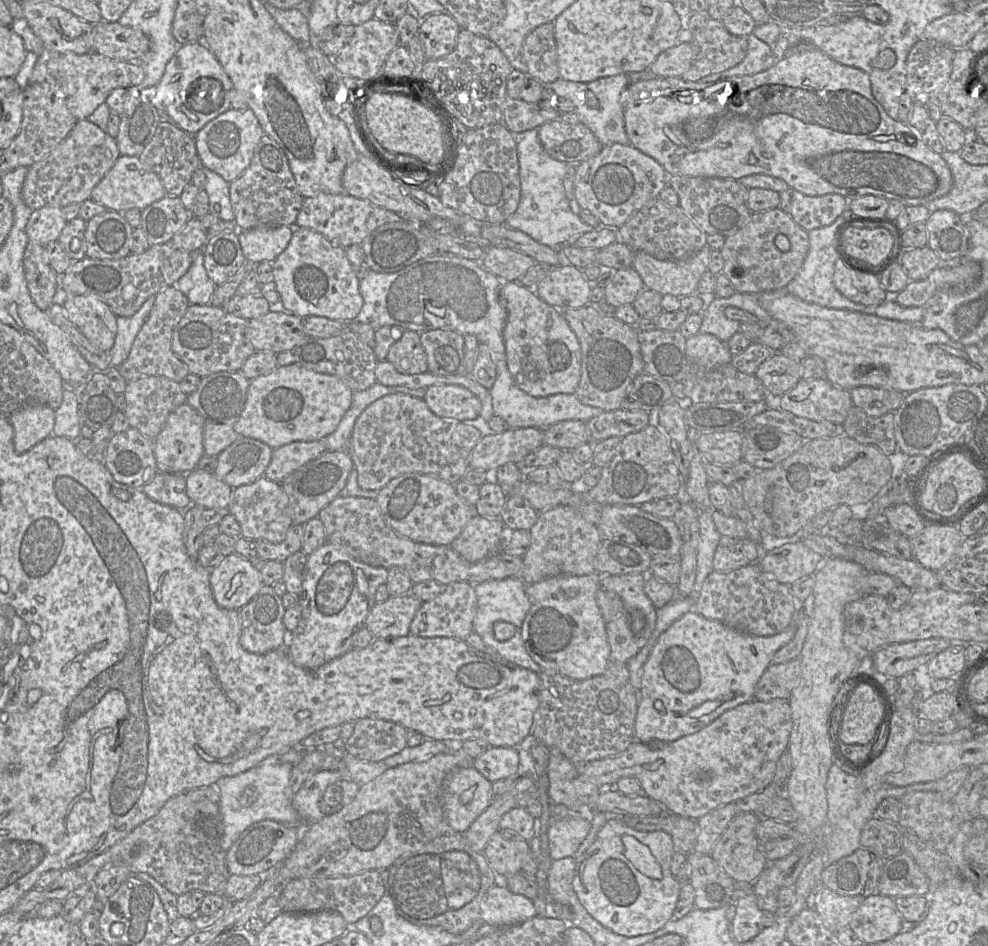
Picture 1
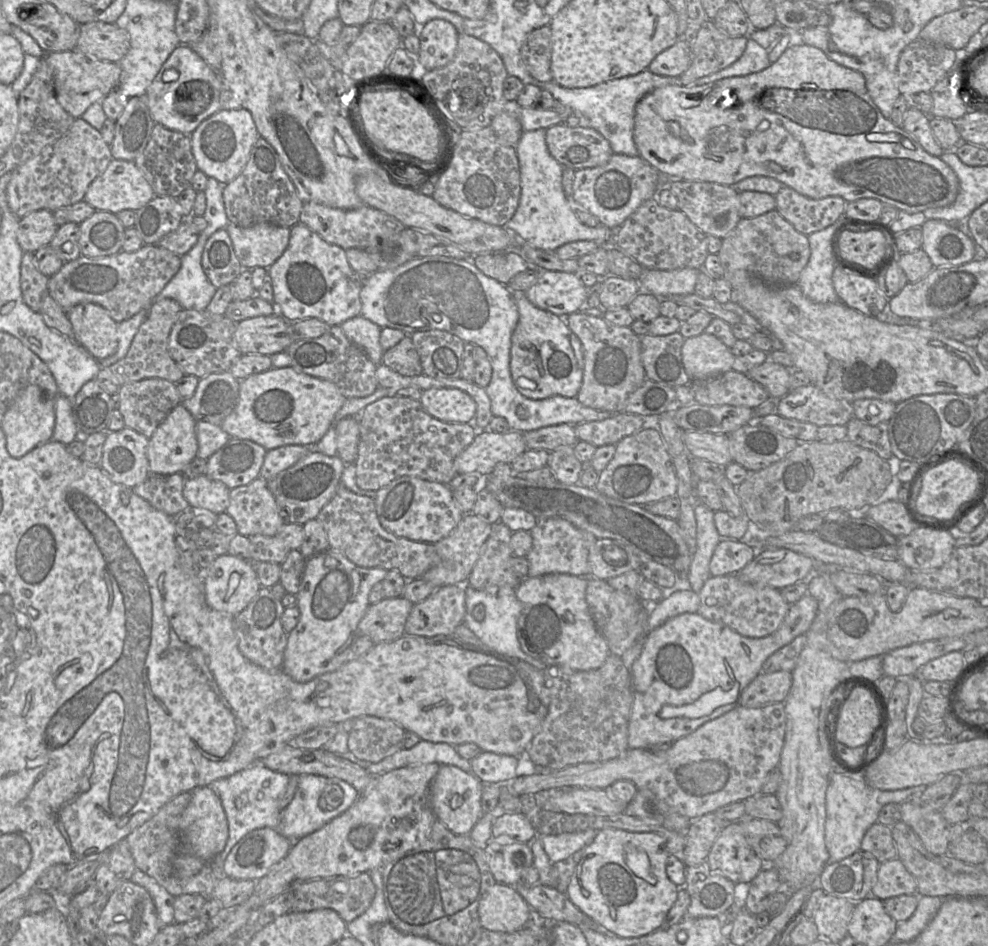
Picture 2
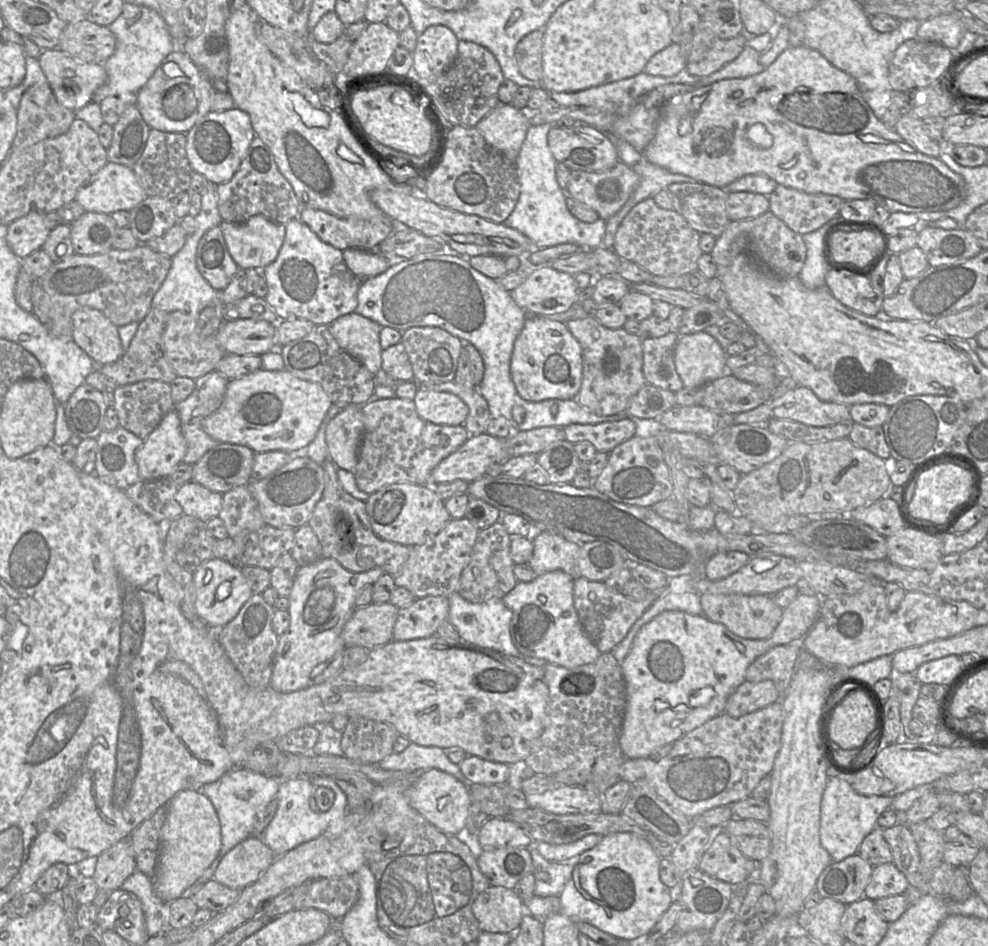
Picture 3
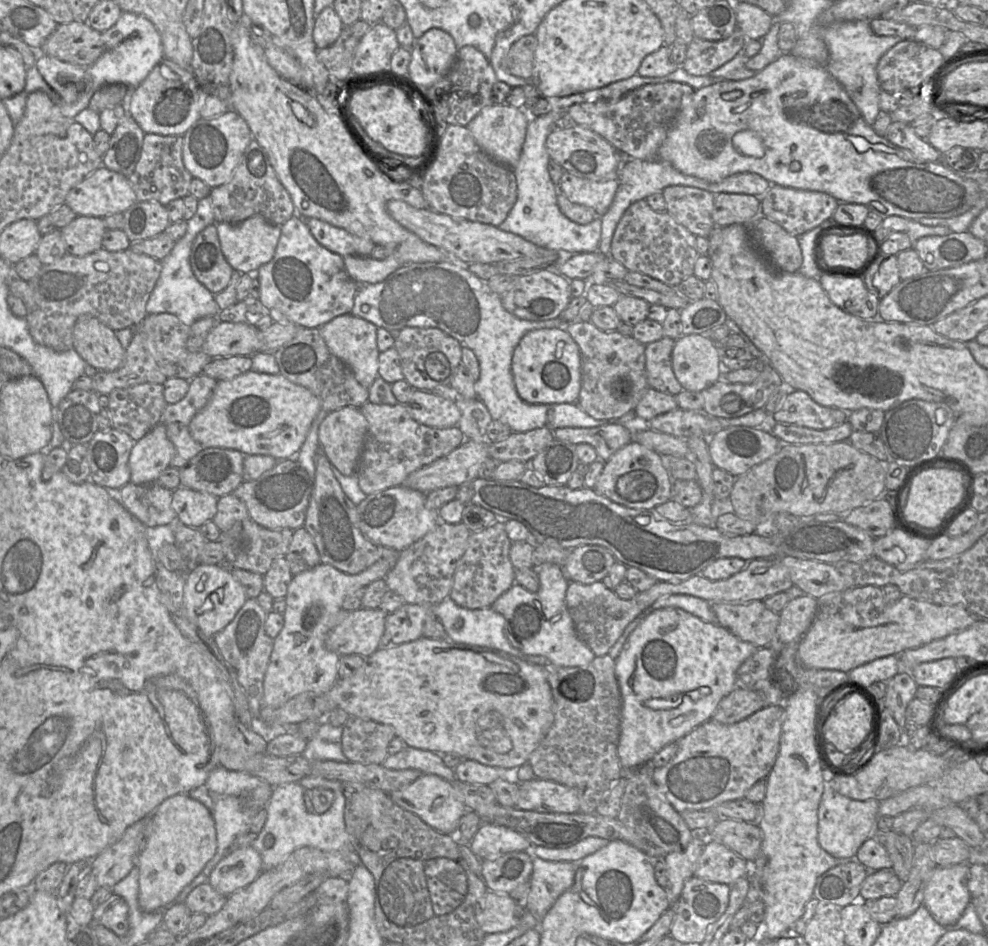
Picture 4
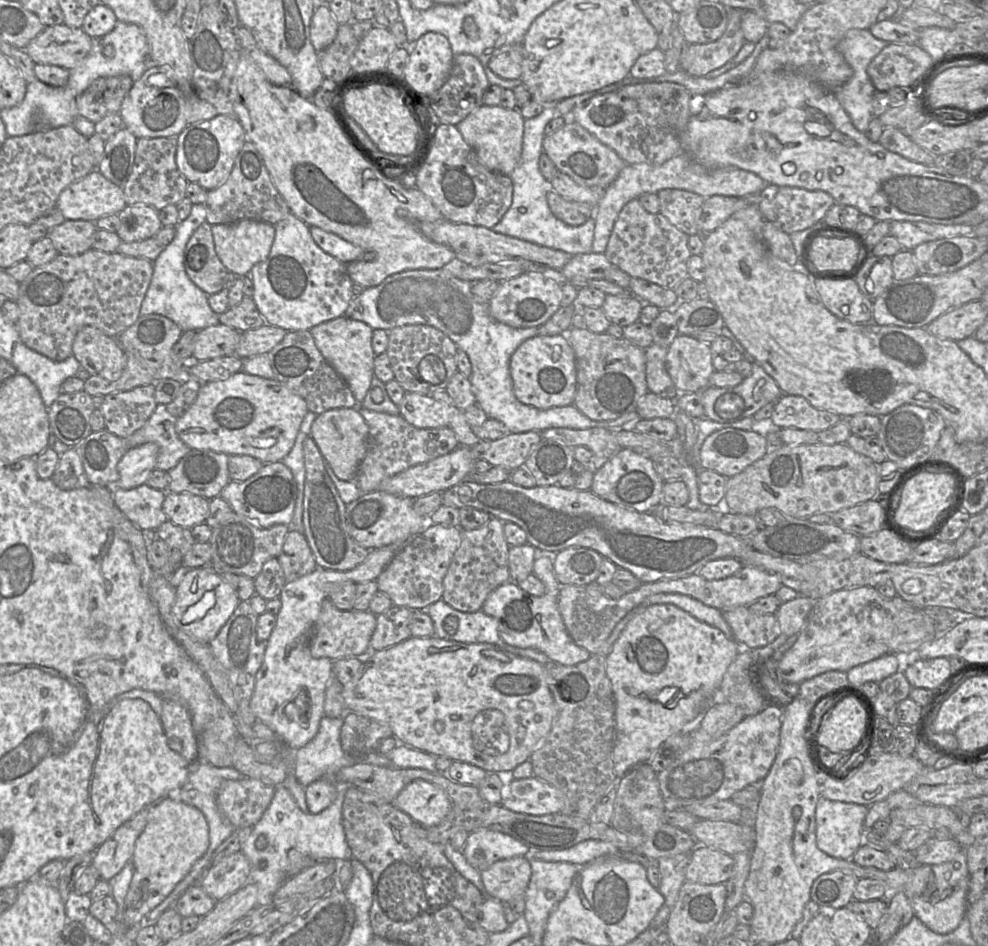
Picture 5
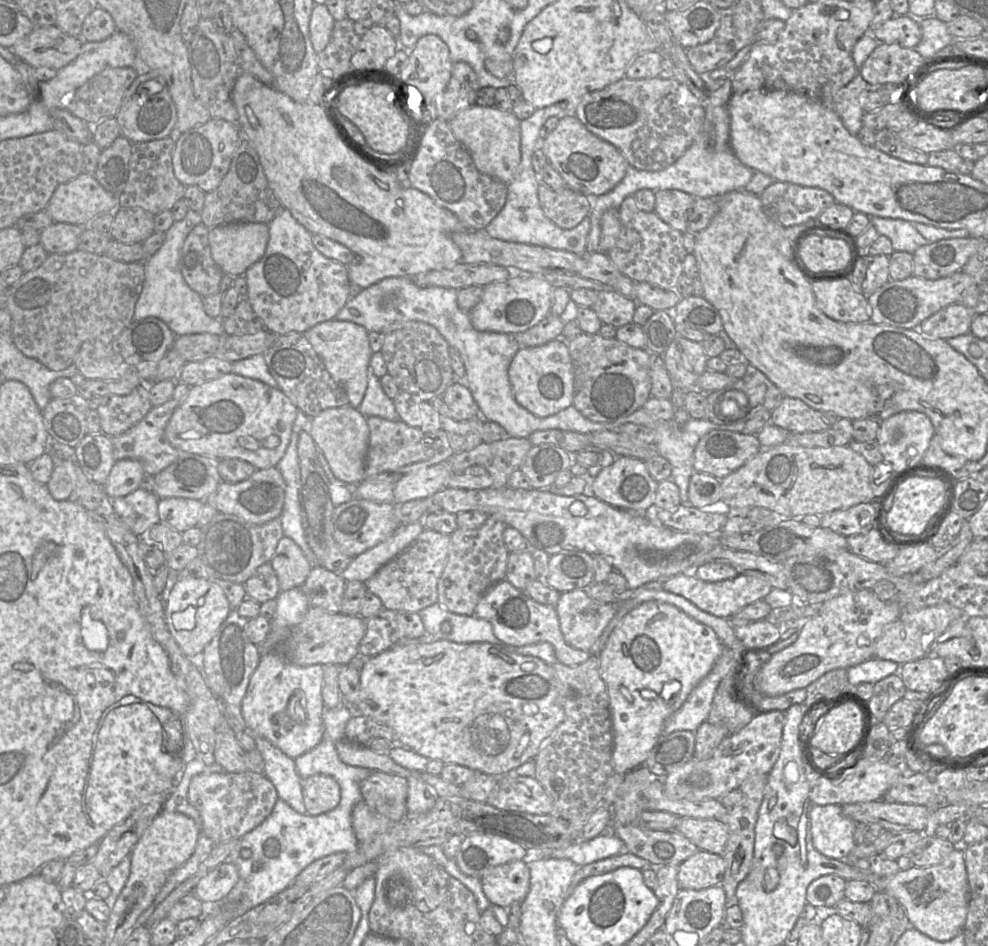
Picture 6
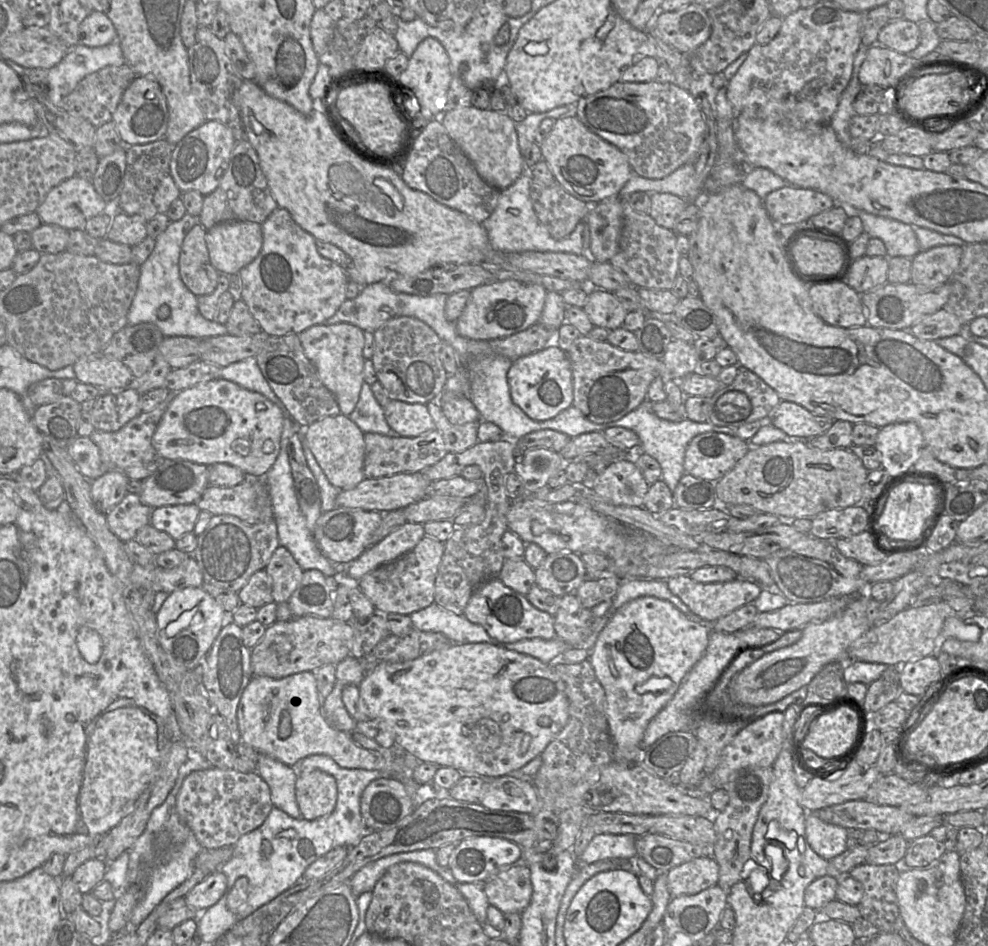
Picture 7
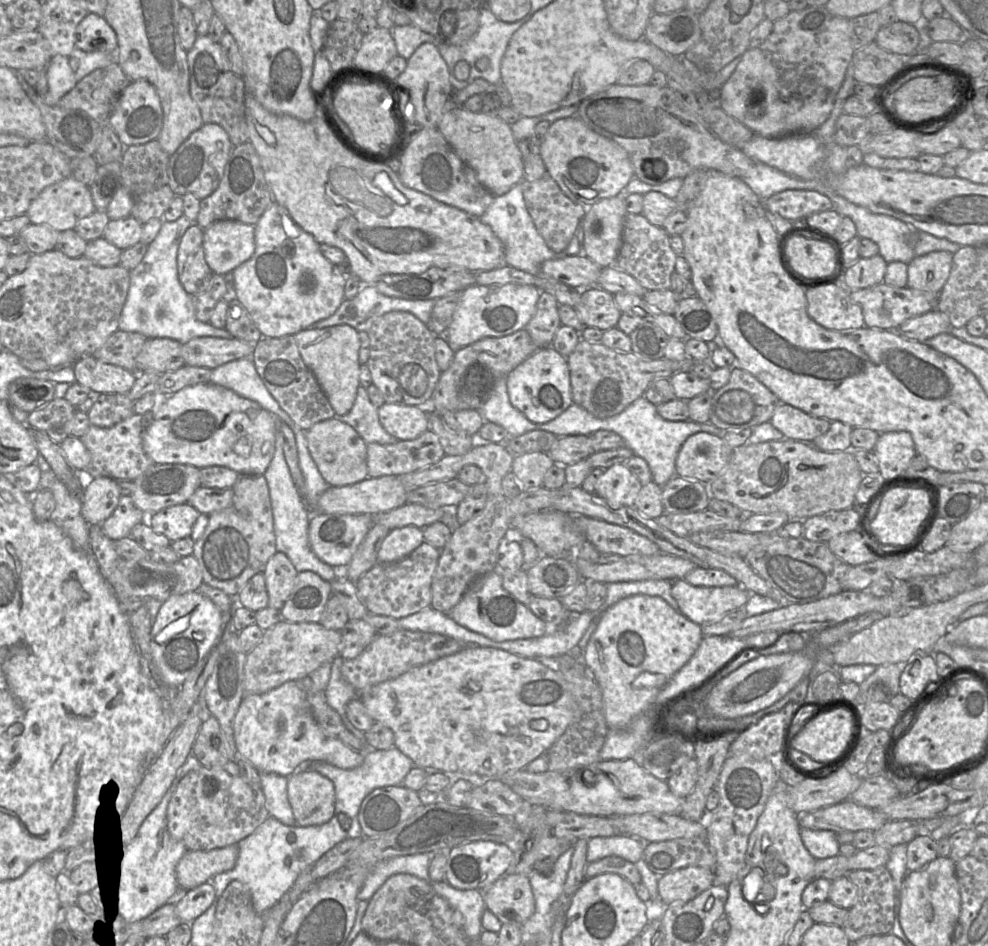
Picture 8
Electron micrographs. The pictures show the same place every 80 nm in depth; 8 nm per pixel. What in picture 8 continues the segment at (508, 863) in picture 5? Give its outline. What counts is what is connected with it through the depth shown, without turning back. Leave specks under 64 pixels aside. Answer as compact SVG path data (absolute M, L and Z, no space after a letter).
M506 873L482 891L485 908L503 924L522 926L535 910L528 876Z

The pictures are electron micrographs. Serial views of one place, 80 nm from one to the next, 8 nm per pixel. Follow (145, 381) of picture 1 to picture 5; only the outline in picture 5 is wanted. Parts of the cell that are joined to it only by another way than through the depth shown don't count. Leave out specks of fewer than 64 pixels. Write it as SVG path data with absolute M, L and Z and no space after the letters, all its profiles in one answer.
M148 384L129 391L115 392L104 397L98 408L105 421L105 430L125 439L145 425L157 407L155 401L155 385Z

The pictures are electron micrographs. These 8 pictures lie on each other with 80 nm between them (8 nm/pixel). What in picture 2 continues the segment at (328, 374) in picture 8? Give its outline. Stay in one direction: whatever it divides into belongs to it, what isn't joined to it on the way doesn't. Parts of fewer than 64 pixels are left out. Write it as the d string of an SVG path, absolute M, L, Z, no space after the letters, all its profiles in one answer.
M362 315L350 318L339 326L346 337L359 346L376 366L382 363L384 351L380 345L381 327Z

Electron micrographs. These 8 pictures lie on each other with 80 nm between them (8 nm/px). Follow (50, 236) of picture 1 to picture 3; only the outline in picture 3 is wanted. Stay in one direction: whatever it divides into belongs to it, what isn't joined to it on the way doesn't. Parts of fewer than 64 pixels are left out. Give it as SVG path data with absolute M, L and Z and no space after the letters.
M31 211L8 225L6 240L13 253L23 259L41 249L51 230L47 227L45 215Z

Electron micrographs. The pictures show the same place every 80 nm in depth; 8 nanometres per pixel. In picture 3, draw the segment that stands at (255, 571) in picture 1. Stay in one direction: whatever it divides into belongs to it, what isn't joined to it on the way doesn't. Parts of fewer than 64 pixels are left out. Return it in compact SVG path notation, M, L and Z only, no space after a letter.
M211 558L201 564L193 573L193 584L196 613L207 626L215 630L224 627L236 617L242 606L253 595L241 568L218 558Z

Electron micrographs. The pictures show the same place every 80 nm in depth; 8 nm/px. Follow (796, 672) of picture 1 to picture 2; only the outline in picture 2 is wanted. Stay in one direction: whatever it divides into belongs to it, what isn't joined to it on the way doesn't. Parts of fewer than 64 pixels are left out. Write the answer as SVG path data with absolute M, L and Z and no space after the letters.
M790 671L760 673L742 692L738 705L757 708L764 705L784 702L793 682Z

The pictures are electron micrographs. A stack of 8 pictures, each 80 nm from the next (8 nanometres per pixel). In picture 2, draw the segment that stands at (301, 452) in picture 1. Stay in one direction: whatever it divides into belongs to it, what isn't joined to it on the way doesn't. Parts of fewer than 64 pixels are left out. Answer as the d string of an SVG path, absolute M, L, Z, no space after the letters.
M285 445L268 450L260 470L260 478L270 480L306 456L312 446Z

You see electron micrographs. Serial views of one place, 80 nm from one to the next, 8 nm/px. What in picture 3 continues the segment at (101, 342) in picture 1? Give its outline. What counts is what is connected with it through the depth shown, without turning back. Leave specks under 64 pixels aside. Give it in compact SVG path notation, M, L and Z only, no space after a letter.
M85 306L73 313L72 338L96 365L113 363L124 354L118 327L95 308Z

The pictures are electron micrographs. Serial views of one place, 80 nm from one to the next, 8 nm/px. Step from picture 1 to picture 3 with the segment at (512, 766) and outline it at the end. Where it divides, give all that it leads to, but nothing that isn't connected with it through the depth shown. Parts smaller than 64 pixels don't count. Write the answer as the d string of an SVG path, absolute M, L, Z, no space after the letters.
M467 756L458 766L462 774L473 784L504 785L510 777L510 765L477 756Z

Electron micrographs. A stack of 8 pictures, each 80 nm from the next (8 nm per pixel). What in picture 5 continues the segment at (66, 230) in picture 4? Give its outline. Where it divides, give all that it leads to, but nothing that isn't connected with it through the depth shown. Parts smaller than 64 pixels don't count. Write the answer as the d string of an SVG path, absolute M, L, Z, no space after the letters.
M65 220L50 228L47 237L59 254L80 255L92 248L96 230L95 222L92 221Z

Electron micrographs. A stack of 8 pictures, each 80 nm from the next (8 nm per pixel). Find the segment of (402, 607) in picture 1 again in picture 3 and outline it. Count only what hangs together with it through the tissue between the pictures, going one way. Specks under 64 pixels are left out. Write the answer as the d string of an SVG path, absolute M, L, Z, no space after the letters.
M390 602L356 609L341 632L346 647L361 646L370 651L393 641L399 610Z

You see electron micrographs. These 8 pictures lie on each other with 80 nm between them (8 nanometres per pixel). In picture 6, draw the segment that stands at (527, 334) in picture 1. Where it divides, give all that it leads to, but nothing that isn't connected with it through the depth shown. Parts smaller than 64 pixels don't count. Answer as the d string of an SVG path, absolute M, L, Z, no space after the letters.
M562 338L553 339L540 346L520 347L510 363L508 377L515 400L538 417L556 414L573 404L574 372L567 342Z

